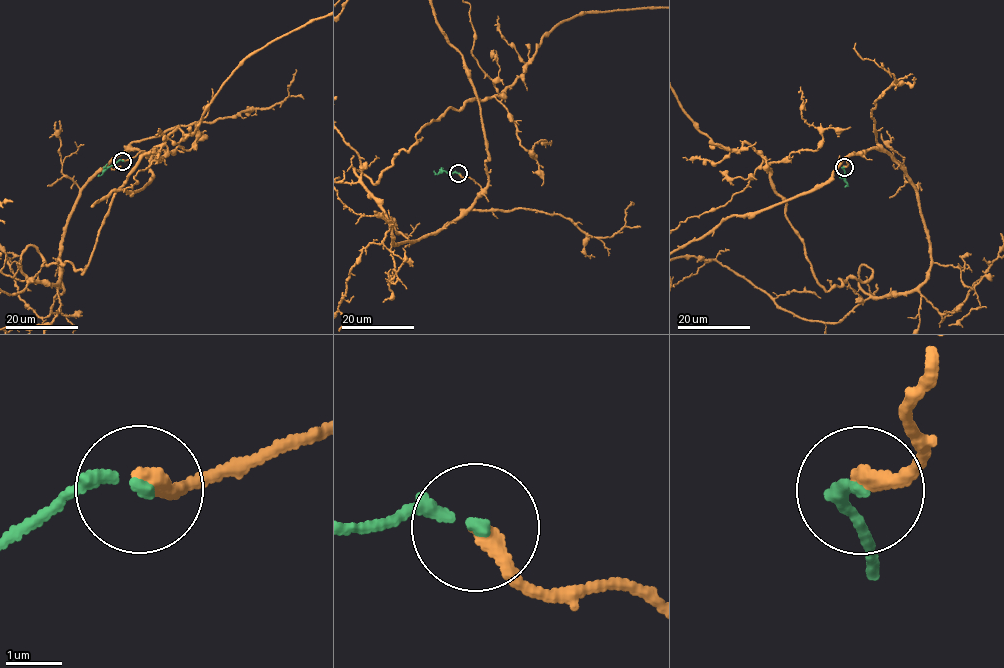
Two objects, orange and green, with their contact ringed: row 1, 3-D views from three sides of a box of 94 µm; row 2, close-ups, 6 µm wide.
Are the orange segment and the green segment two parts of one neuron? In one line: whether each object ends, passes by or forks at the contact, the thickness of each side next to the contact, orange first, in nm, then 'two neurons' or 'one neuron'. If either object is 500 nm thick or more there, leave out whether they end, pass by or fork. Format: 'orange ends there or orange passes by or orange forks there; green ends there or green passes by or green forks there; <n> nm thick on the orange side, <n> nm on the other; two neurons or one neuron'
orange ends there; green ends there; 320 nm thick on the orange side, 200 nm on the other; two neurons

